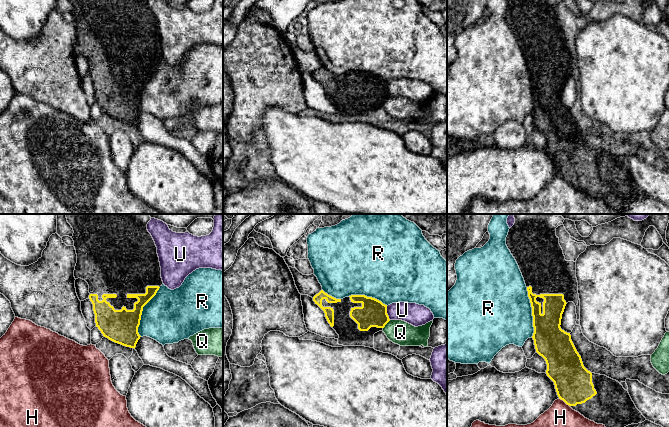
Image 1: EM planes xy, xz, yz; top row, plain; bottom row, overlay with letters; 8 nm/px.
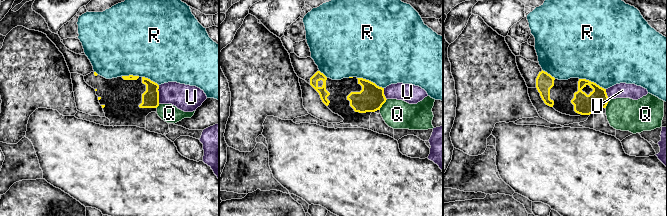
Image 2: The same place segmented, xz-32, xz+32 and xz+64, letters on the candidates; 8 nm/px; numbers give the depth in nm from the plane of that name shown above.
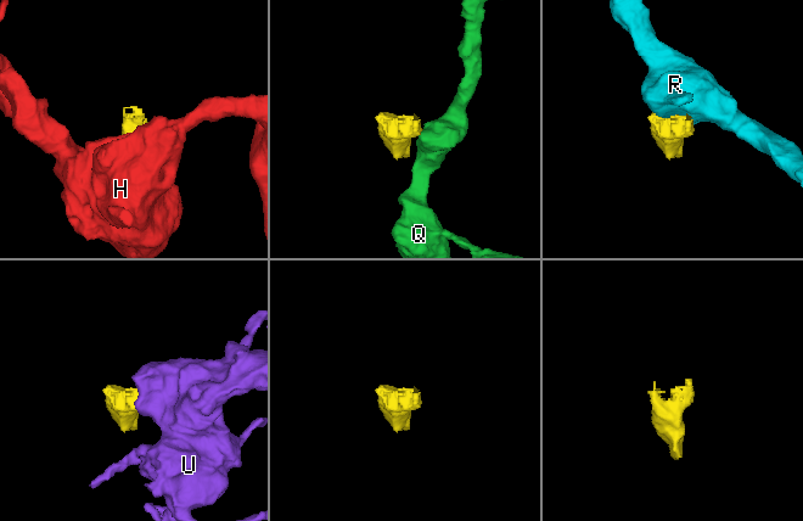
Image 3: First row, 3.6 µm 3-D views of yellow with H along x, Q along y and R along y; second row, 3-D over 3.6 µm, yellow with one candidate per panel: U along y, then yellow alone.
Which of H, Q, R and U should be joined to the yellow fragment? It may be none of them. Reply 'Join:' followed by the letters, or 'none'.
Join: none

